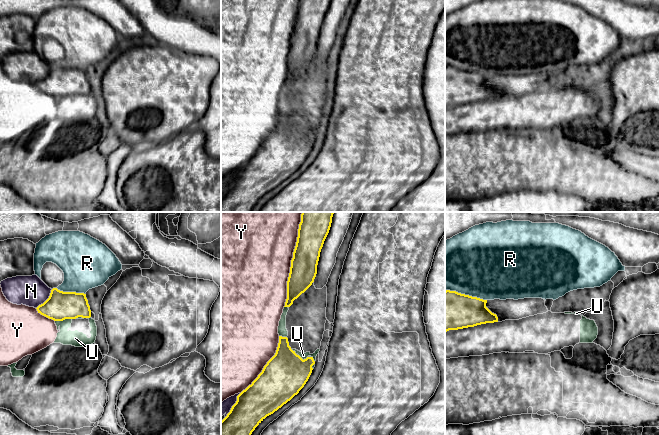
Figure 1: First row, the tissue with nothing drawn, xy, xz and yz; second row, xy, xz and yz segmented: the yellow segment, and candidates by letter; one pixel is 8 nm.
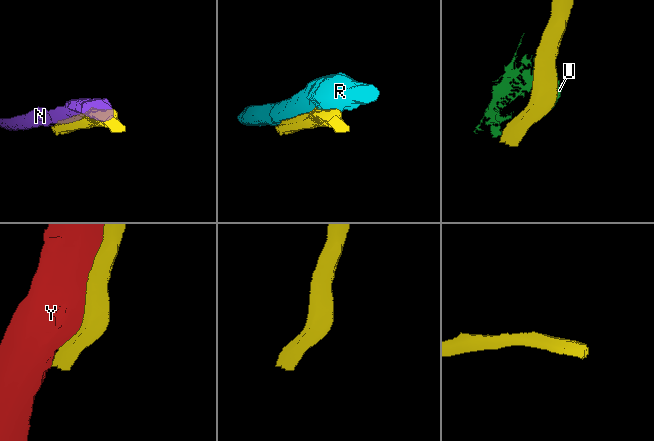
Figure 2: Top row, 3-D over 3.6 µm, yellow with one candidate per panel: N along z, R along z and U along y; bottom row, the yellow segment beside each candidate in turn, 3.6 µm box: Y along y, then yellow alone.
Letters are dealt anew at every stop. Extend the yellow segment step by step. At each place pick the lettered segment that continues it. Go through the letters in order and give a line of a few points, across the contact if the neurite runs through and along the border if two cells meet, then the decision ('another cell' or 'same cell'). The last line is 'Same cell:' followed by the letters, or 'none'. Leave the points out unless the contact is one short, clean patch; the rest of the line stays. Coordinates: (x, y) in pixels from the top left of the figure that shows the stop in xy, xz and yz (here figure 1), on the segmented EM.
N: another cell
R: another cell
U: another cell
Y: another cell
Same cell: none

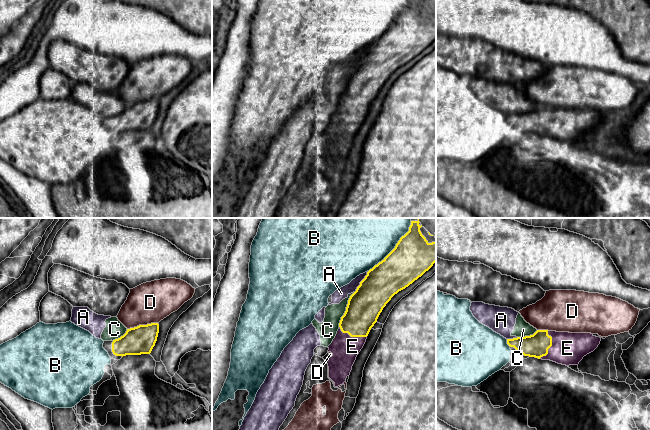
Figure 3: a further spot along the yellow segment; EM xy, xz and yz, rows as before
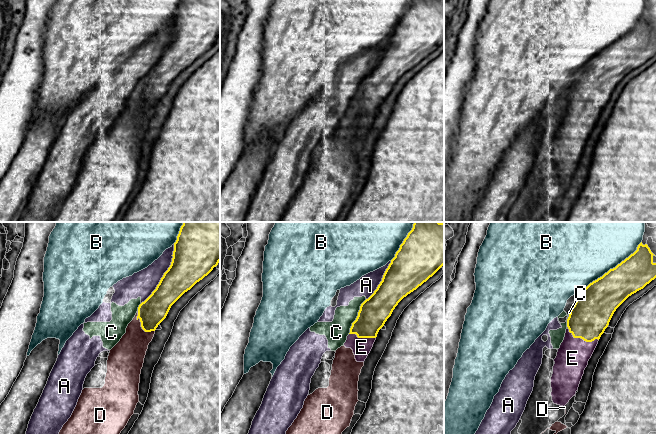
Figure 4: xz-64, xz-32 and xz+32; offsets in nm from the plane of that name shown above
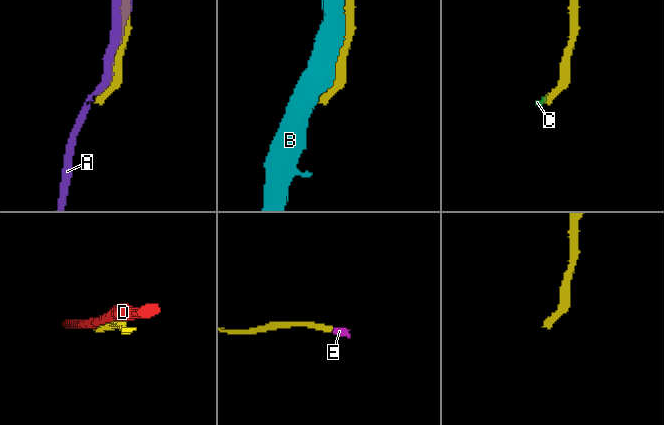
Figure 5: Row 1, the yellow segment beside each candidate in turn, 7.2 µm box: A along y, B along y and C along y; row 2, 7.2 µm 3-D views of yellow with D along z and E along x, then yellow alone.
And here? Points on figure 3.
A: another cell
B: another cell
C: xz (354, 292), (348, 300), (346, 310), (338, 326) | another cell
D: another cell
E: yz (536, 345), (551, 345), (567, 348) | same cell
Same cell: E

